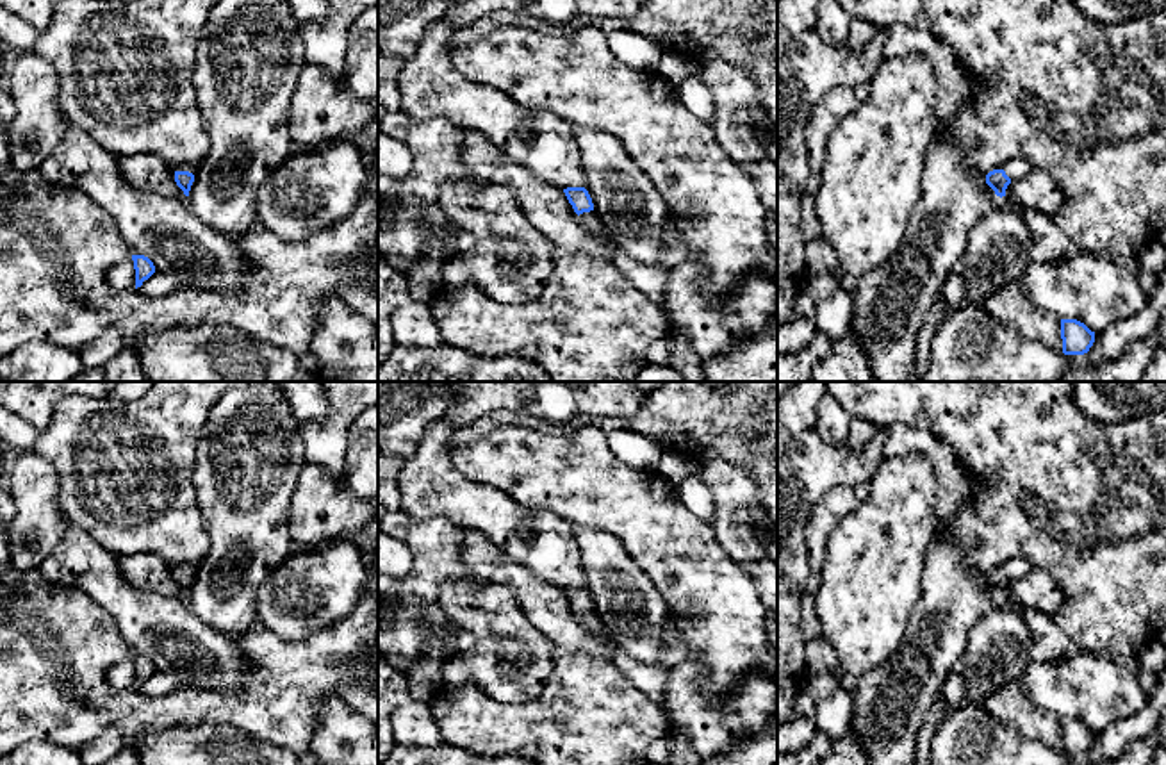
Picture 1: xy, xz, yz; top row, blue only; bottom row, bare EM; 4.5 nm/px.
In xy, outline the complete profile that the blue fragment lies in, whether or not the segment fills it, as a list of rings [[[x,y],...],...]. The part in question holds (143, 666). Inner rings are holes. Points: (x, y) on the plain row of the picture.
[[[132,654],[135,669],[135,688],[155,672],[153,662],[144,654]]]

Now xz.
[[[585,587],[563,588],[569,603],[579,617],[579,622],[590,633],[599,635],[612,653],[613,665],[644,694],[656,701],[663,708],[663,697],[667,694],[669,669],[663,663],[645,665],[628,656],[604,631],[594,612],[594,603]]]

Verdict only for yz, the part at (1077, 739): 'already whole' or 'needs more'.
already whole

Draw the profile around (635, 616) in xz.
[[[572,526],[594,612],[608,637],[635,662],[660,663],[670,612],[647,572],[620,540],[603,530]]]

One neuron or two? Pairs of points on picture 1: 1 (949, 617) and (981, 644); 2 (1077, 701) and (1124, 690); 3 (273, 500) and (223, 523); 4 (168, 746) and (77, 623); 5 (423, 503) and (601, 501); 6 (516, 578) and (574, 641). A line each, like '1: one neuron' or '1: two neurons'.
1: two neurons
2: one neuron
3: one neuron
4: two neurons
5: two neurons
6: one neuron

